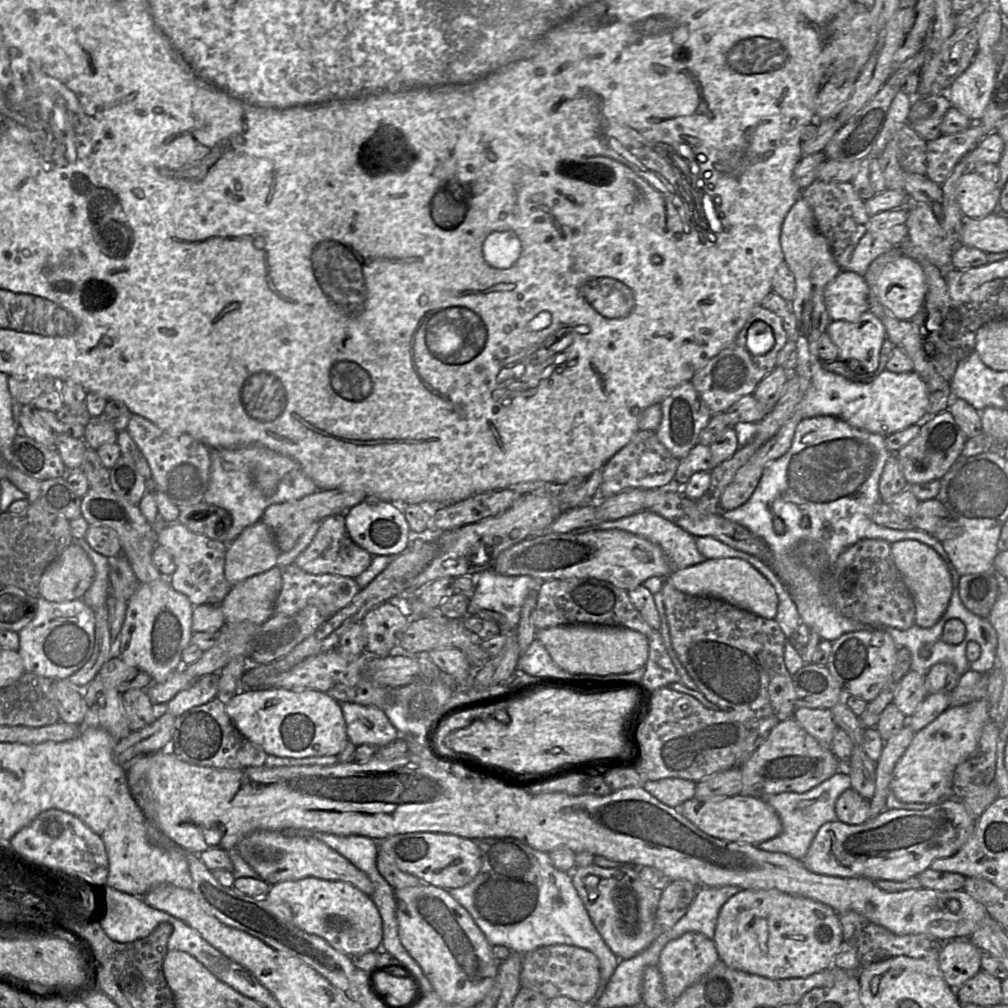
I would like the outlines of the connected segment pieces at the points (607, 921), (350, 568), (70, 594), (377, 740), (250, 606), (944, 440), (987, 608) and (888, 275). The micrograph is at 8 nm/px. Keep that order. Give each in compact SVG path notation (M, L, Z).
M591 864L575 867L571 878L590 920L619 959L634 957L654 941L655 913L661 891L643 882L631 868L602 868Z
M337 514L321 521L309 546L296 558L294 565L313 575L333 574L355 579L370 565L373 556L350 538L345 528L345 517Z
M72 542L43 572L39 595L50 602L81 599L94 575L91 559L82 547Z
M351 702L340 703L348 740L355 746L385 746L397 739L399 732L383 710Z
M275 566L234 585L221 602L225 622L248 621L257 626L273 614L282 588L282 573Z
M943 411L926 417L920 423L919 433L897 453L903 475L908 485L940 480L961 457L962 450L968 438L961 431L949 411Z
M992 573L965 574L959 580L959 596L973 614L988 617L999 595L999 587Z
M905 255L887 263L876 282L880 303L898 320L914 319L926 296L921 265Z

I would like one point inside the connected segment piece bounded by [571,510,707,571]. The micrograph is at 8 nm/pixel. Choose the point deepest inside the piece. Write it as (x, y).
(679, 546)

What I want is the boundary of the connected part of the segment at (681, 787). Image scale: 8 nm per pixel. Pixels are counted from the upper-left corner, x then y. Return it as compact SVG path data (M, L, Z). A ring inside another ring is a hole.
M666 778L647 781L643 788L668 807L678 808L685 801L694 797L696 784L686 779Z

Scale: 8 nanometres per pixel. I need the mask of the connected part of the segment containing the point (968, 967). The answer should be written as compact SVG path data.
M967 938L947 940L939 951L939 968L953 989L981 970L981 950Z

